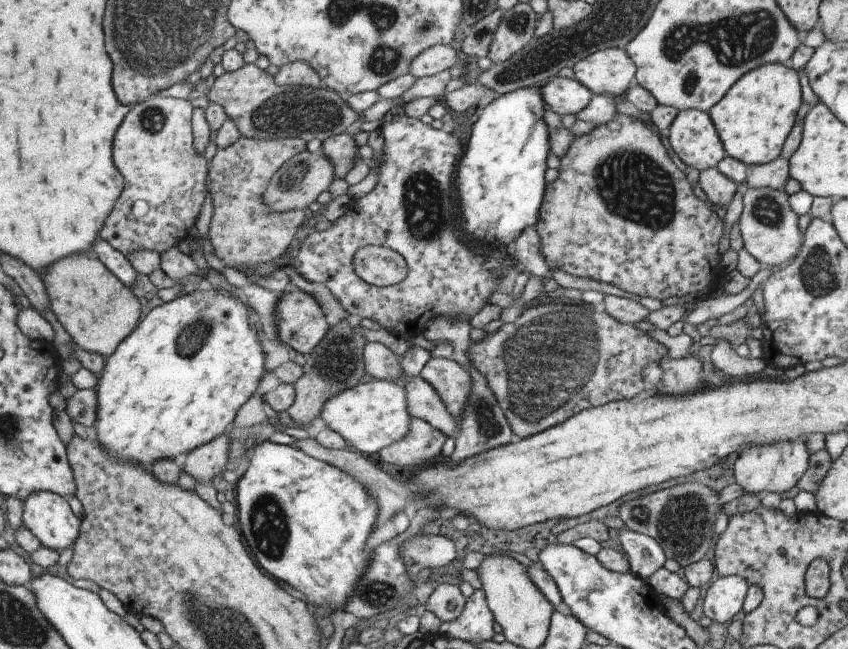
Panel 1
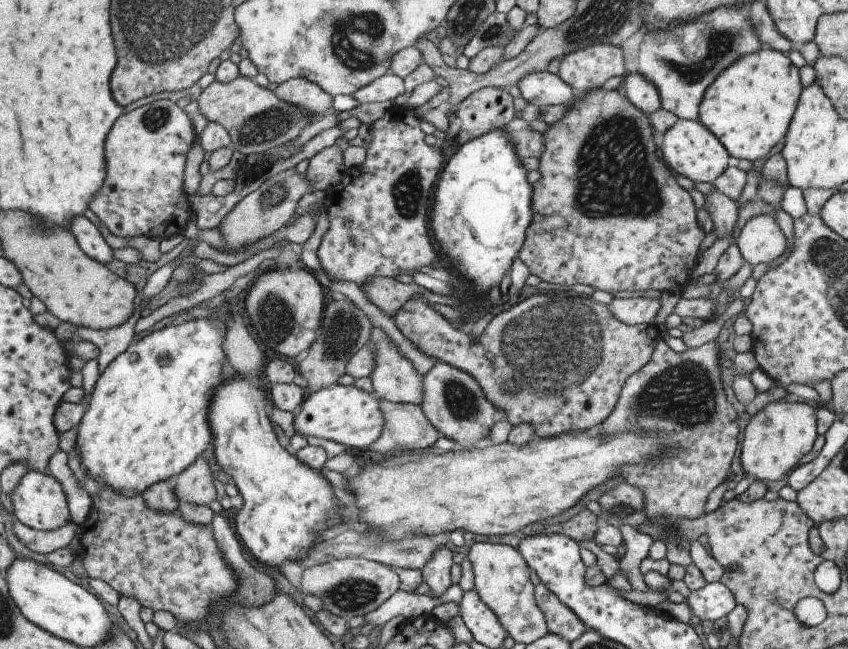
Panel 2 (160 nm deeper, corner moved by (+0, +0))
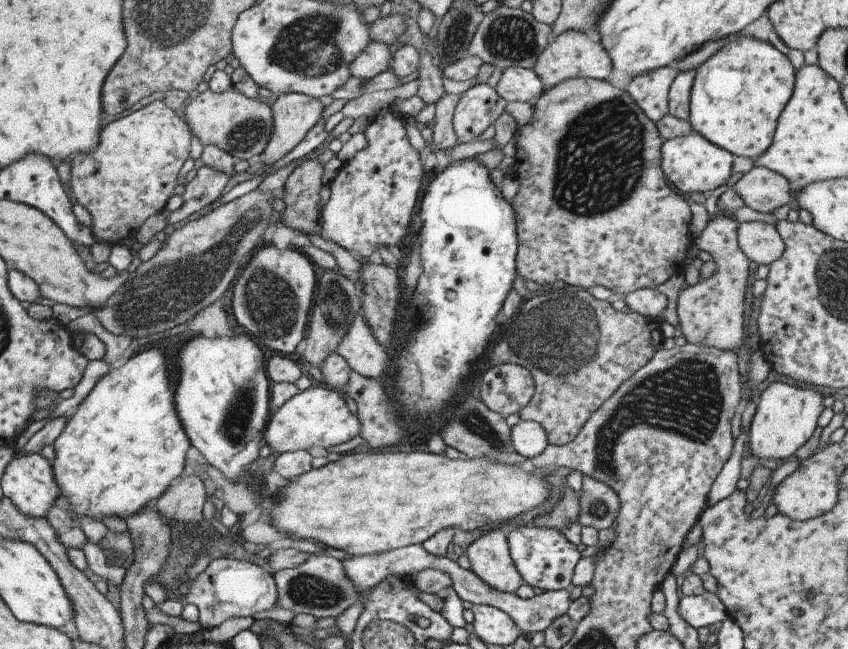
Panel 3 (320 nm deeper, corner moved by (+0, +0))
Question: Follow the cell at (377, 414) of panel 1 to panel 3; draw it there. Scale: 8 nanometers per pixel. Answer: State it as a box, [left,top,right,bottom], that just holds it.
[263,386,361,453]

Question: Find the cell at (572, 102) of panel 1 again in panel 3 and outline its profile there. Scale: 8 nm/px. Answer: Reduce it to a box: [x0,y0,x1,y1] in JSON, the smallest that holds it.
[493,66,545,104]

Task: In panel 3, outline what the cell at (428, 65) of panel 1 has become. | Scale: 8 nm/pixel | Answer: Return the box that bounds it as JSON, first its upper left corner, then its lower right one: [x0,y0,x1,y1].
[348,41,392,79]

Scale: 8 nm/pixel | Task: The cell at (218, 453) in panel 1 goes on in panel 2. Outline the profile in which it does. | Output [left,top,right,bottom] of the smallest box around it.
[171,457,215,504]

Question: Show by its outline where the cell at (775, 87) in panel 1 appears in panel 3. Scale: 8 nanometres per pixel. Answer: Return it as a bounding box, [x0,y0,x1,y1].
[687,36,794,160]

